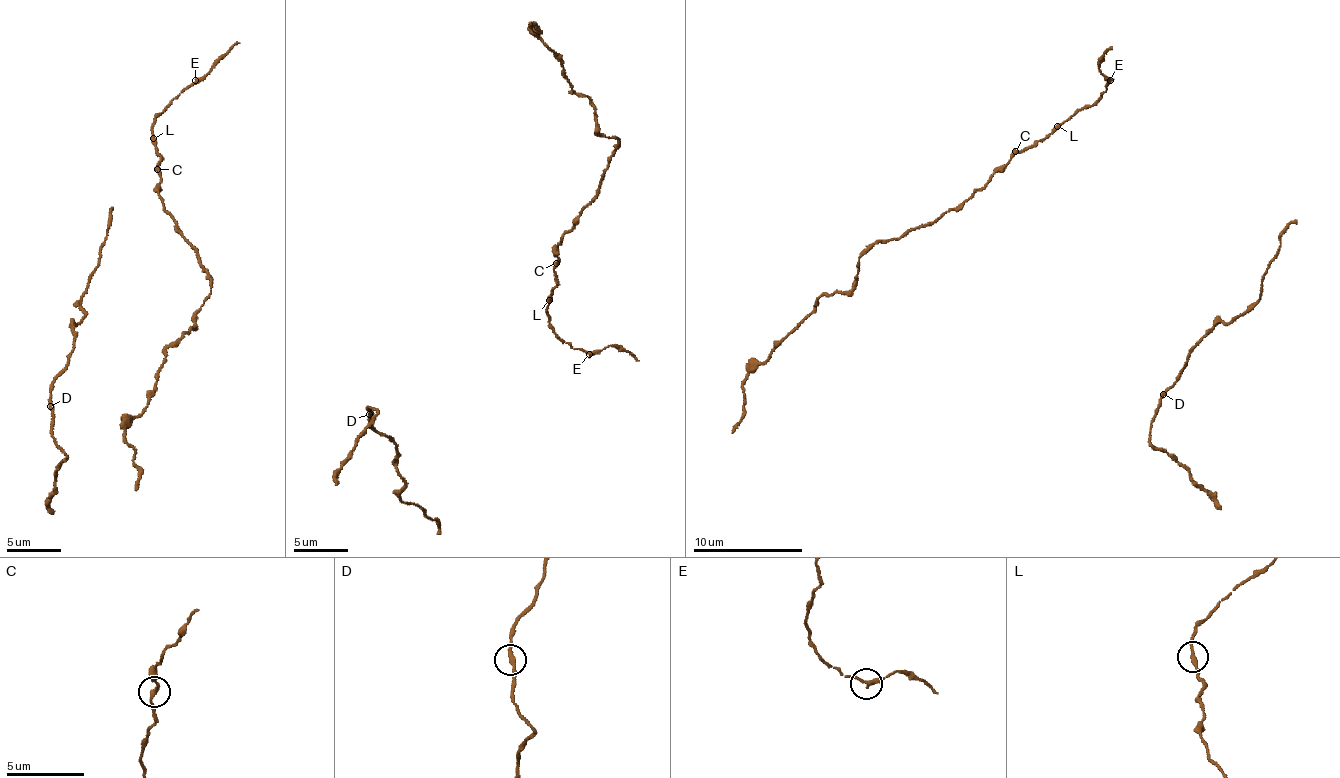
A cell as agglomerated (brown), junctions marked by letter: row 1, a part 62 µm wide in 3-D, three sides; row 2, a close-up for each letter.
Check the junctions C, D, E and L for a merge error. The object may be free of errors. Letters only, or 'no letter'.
no letter

